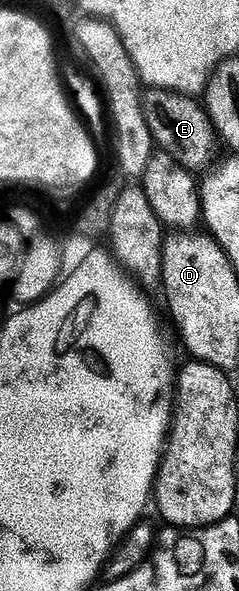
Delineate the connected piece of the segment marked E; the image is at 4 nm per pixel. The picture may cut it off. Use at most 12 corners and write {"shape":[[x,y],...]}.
{"shape":[[149,88],[154,145],[190,172],[208,169],[219,137],[200,99]]}

